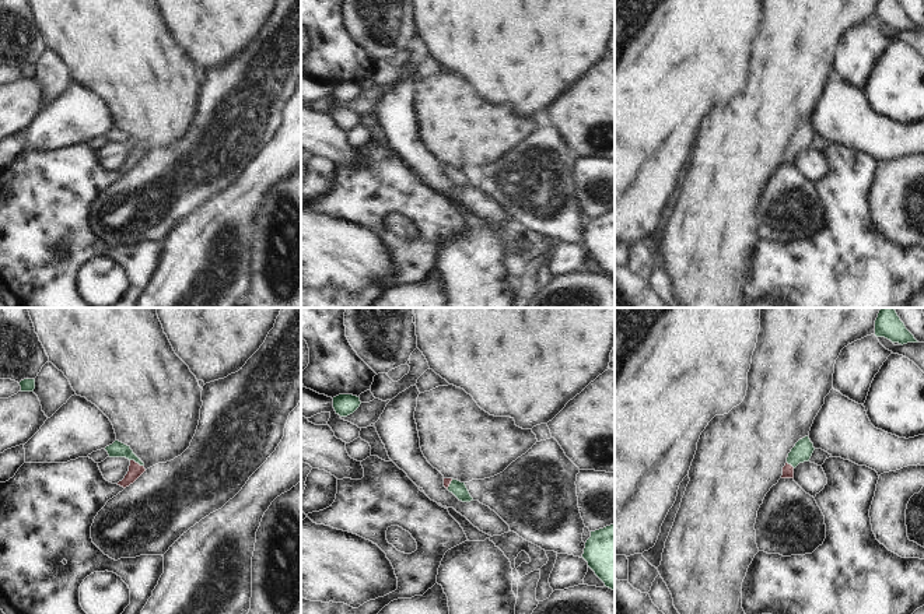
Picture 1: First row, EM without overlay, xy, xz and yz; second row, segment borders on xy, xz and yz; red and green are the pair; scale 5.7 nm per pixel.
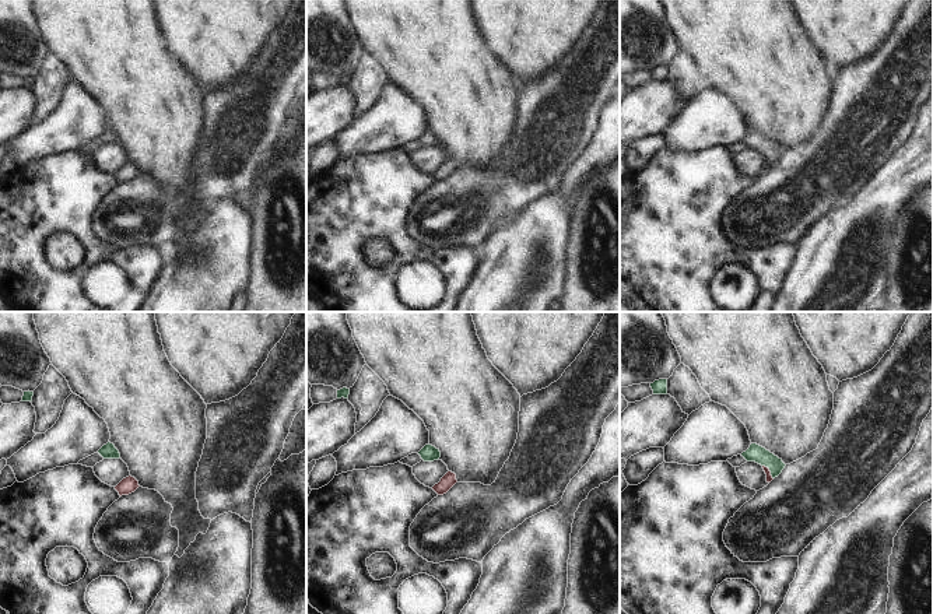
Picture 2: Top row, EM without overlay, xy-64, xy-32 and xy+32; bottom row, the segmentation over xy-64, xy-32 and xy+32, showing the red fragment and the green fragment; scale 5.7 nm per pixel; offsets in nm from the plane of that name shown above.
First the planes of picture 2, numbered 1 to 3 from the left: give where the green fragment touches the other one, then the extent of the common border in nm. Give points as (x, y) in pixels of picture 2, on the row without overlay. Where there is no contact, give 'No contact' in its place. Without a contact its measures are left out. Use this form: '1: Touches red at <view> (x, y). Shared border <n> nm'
1: No contact
2: No contact
3: Touches red at xy+32 (770, 158). Shared border 110 nm.

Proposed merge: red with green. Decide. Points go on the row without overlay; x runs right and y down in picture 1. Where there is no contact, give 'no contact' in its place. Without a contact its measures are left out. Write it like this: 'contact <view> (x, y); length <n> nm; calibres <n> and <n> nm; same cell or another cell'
contact xy (137, 150); length 90 nm; calibres 80 and 90 nm; same cell

